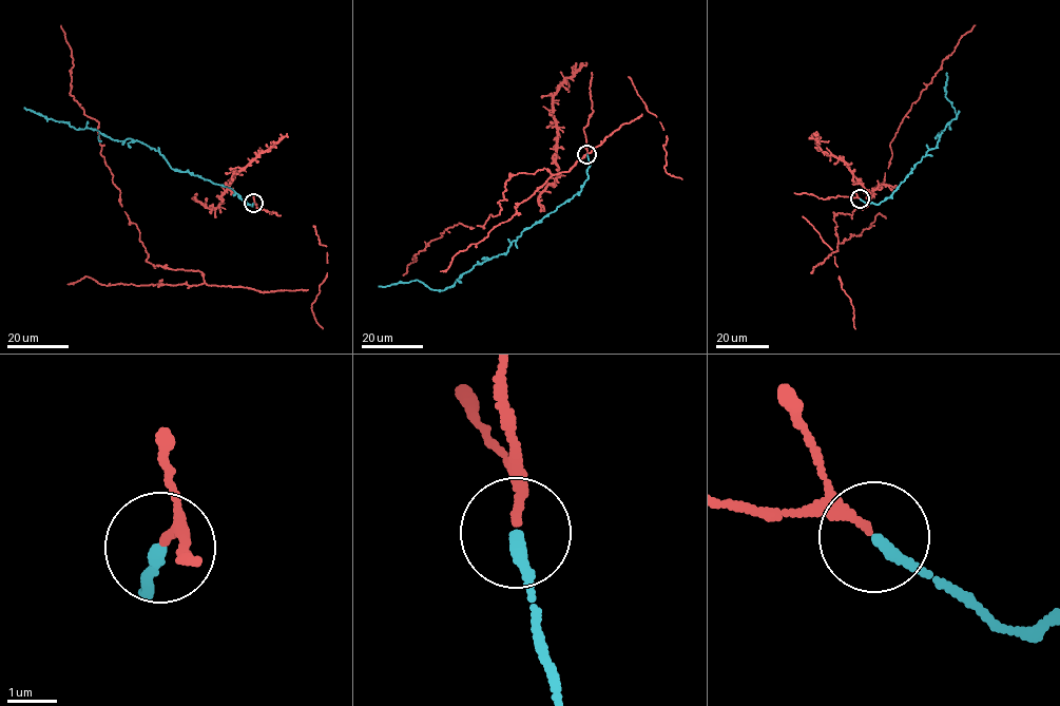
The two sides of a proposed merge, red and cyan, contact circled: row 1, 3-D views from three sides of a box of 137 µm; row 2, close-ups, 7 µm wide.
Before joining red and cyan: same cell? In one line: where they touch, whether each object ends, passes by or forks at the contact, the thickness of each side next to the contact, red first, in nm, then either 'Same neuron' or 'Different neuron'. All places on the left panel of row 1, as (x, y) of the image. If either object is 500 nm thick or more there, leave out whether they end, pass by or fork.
Place: (253, 203). At the ring red ends. At the ring cyan ends. Thickness 180 nm (red) against 240 nm. Same neuron

